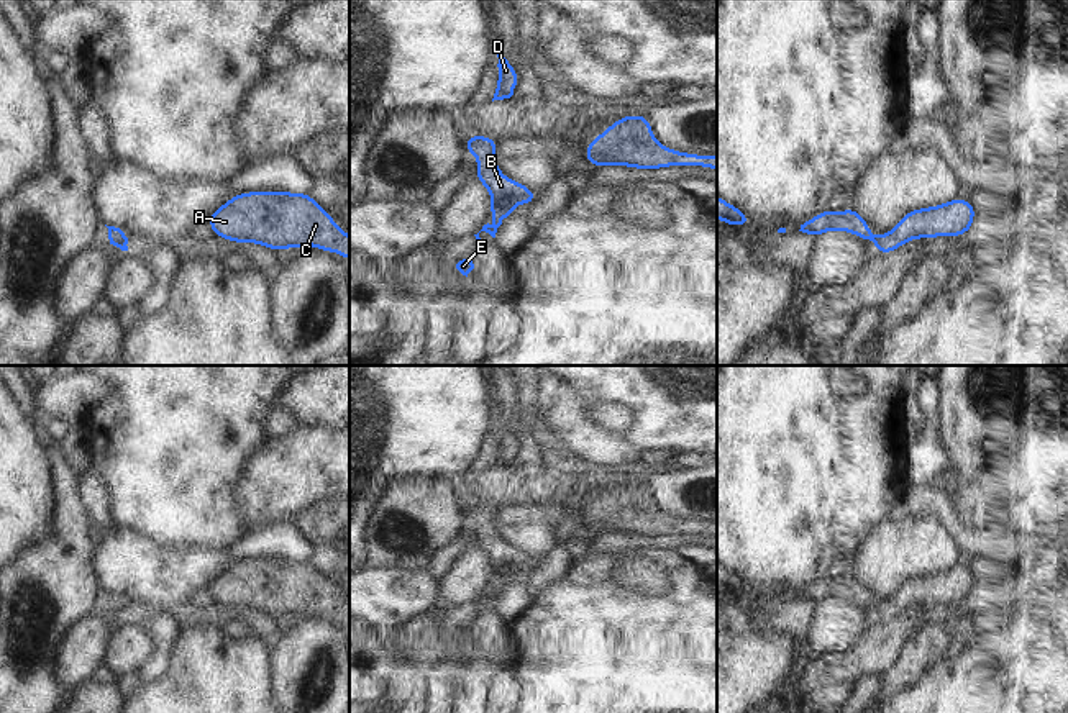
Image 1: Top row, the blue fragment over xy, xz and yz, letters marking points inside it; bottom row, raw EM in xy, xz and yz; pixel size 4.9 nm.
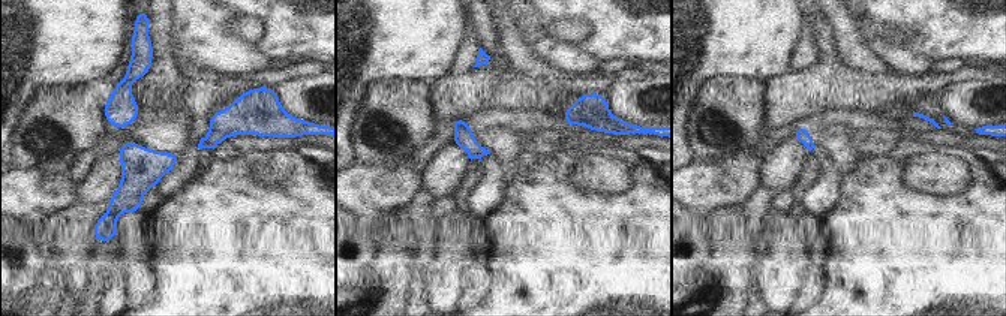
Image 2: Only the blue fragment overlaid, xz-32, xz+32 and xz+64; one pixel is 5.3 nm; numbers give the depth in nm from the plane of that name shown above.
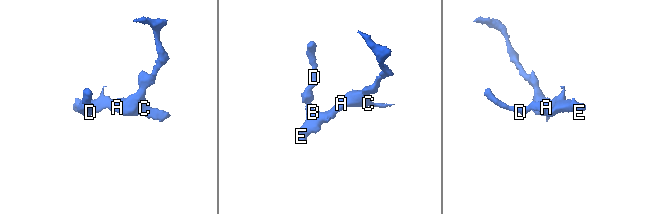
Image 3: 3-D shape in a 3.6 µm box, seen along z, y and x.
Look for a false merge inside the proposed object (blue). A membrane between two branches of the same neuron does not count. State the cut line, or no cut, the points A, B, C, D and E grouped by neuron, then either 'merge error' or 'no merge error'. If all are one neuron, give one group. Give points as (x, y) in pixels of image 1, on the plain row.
no cut | A B C D E | no merge error

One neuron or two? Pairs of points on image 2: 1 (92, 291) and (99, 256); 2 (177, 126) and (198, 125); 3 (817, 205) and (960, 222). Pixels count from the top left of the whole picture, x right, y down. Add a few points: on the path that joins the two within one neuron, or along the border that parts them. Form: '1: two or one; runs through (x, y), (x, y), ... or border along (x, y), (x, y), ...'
1: one; runs through (95, 282), (95, 265)
2: two; border along (179, 104), (191, 117), (188, 144)
3: two; border along (843, 175), (838, 201), (820, 216)

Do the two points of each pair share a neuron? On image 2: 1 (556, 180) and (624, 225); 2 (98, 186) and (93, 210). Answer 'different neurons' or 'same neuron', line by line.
1: same neuron
2: different neurons

